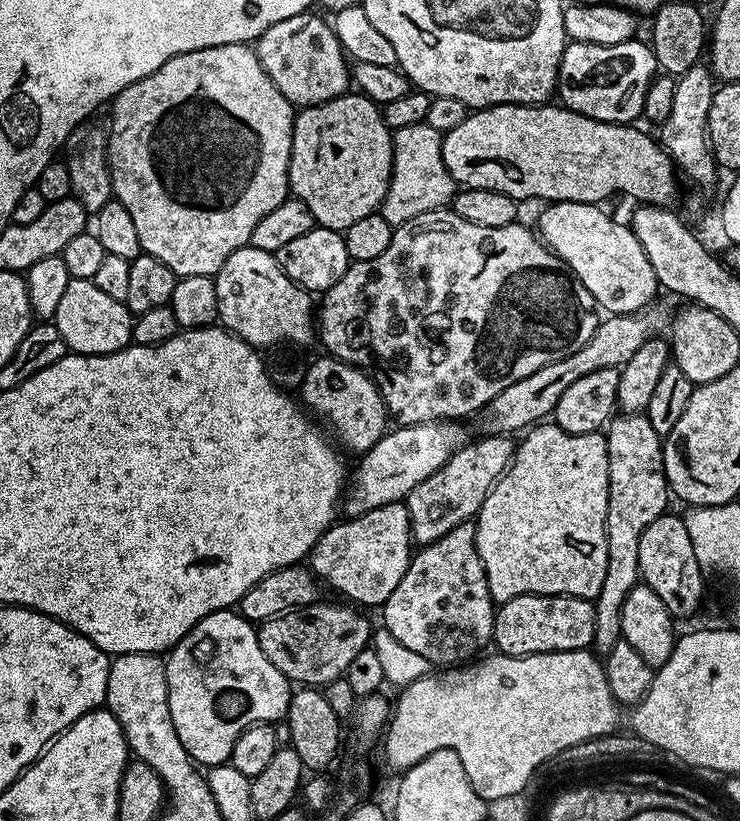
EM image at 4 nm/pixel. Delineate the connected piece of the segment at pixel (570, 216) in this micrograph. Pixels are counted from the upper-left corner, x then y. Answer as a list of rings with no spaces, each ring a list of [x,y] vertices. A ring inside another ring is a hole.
[[[565,200],[559,202],[552,202],[547,205],[548,208],[540,216],[540,228],[538,227],[538,235],[545,244],[548,245],[549,250],[554,252],[563,264],[566,264],[569,270],[572,271],[576,277],[582,282],[582,286],[586,286],[586,290],[590,290],[590,294],[596,299],[597,305],[605,313],[615,314],[621,316],[622,314],[630,314],[631,312],[642,312],[645,308],[653,303],[652,300],[658,293],[658,285],[656,282],[656,275],[654,274],[654,266],[650,266],[650,258],[646,258],[646,250],[642,250],[642,242],[638,242],[638,238],[632,232],[631,227],[627,223],[619,224],[616,220],[611,220],[606,213],[603,212],[603,207],[595,204],[579,204],[578,202],[566,202]]]

